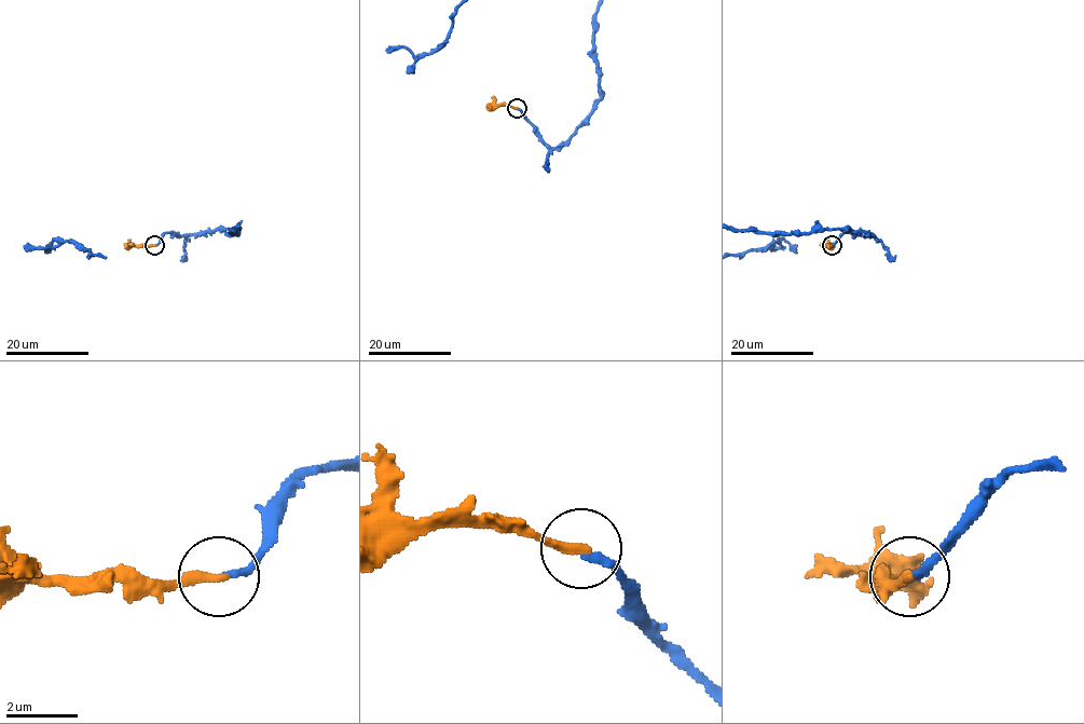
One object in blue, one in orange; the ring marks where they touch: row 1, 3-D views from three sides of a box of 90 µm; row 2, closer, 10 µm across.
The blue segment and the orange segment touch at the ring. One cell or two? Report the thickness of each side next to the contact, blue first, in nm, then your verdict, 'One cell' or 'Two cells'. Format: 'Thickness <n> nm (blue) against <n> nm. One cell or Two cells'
Thickness 200 nm (blue) against 280 nm. One cell

